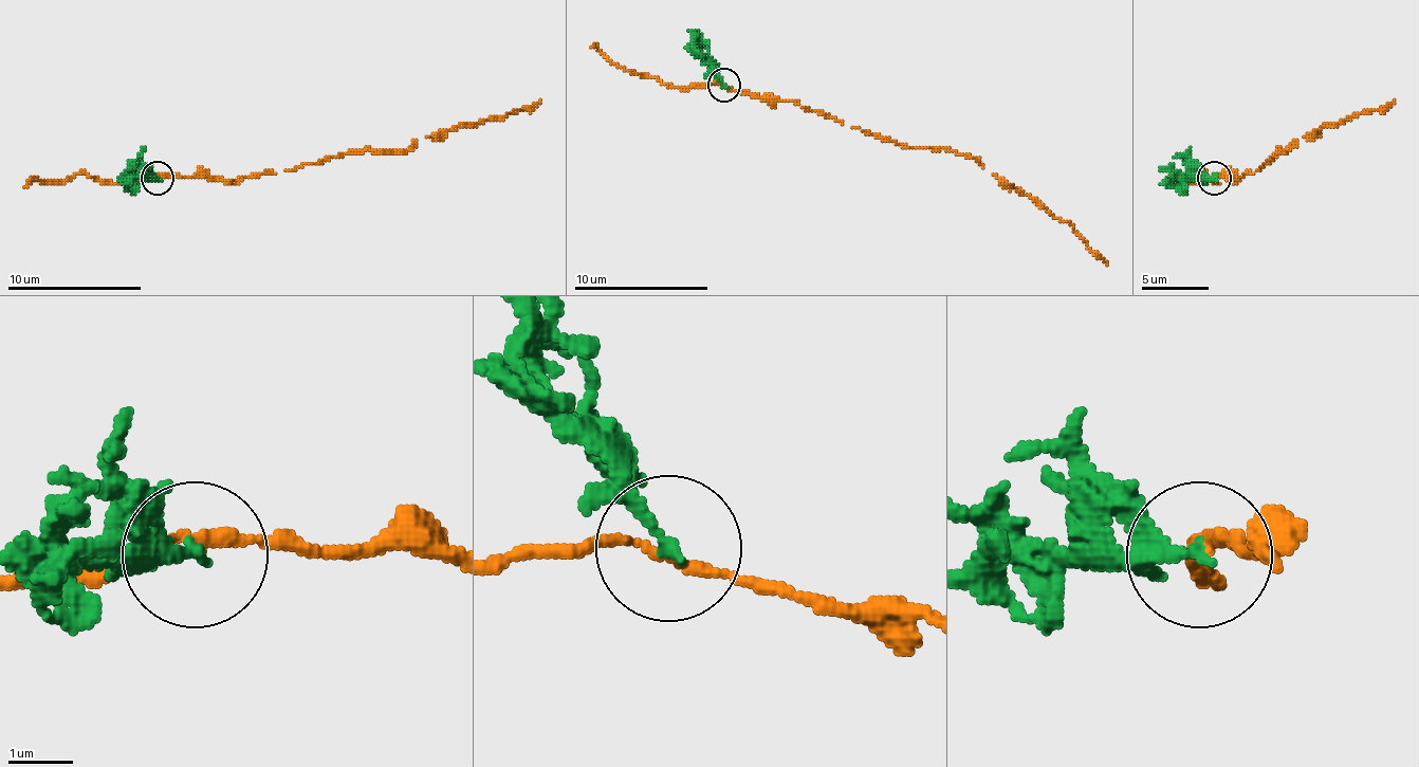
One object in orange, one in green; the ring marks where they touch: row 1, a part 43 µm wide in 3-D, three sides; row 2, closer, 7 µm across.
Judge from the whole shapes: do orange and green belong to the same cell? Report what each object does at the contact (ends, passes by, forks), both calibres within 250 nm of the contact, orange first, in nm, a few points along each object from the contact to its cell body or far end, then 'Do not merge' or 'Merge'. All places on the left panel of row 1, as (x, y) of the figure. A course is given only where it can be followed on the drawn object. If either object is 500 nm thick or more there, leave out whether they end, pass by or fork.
At the ring orange passes by. At the ring green ends. Thickness 140 nm (orange) against 200 nm. Course of orange: (158, 177), (242, 180), (343, 153), (403, 150), (426, 137), (500, 120), (540, 99). Course of green: (158, 177), (131, 177), (122, 184). Do not merge

